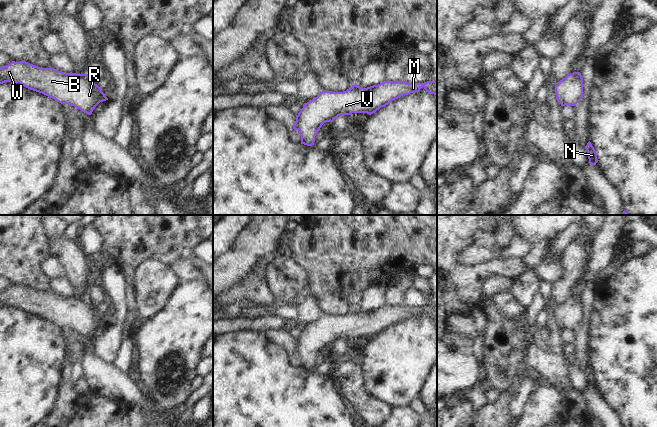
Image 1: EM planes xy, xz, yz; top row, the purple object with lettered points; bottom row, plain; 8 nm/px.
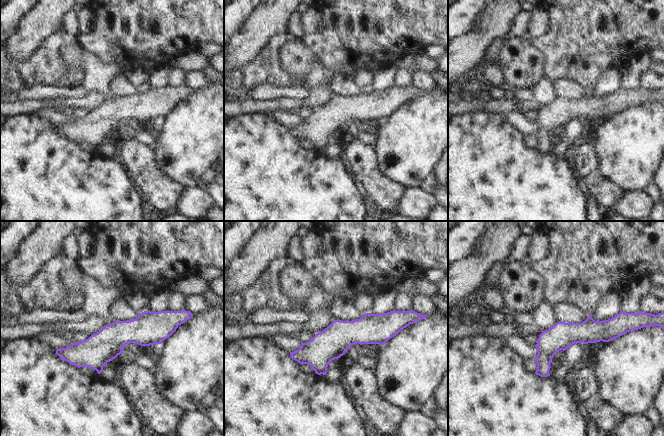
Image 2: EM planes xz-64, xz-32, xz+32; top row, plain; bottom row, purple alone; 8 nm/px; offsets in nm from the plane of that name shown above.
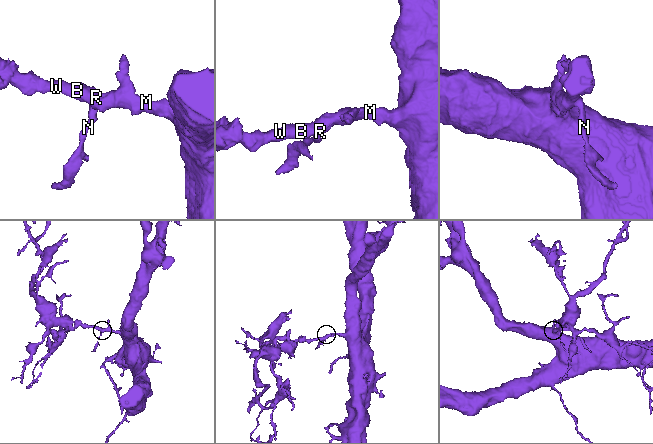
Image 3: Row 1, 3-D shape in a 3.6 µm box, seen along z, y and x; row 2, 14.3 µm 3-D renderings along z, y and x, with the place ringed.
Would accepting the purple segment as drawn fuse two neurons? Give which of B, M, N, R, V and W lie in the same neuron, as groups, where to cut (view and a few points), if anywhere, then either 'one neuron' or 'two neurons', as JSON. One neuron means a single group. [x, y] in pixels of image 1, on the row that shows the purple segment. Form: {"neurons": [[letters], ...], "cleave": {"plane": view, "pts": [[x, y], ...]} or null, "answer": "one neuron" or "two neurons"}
{"neurons": [["B", "M", "N", "R", "V", "W"]], "cleave": null, "answer": "one neuron"}

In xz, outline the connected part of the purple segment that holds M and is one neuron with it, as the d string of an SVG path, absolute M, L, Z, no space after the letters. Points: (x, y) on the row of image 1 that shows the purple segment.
M384 81L367 88L352 85L344 92L322 91L311 101L304 103L296 115L293 129L298 130L301 144L312 146L315 136L326 122L333 122L338 116L352 113L375 113L391 101L403 95L419 92L421 88L437 97L437 81L407 83L405 81Z

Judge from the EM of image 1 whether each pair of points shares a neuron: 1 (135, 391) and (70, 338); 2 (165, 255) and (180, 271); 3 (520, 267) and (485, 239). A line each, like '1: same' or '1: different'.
1: same
2: different
3: different

